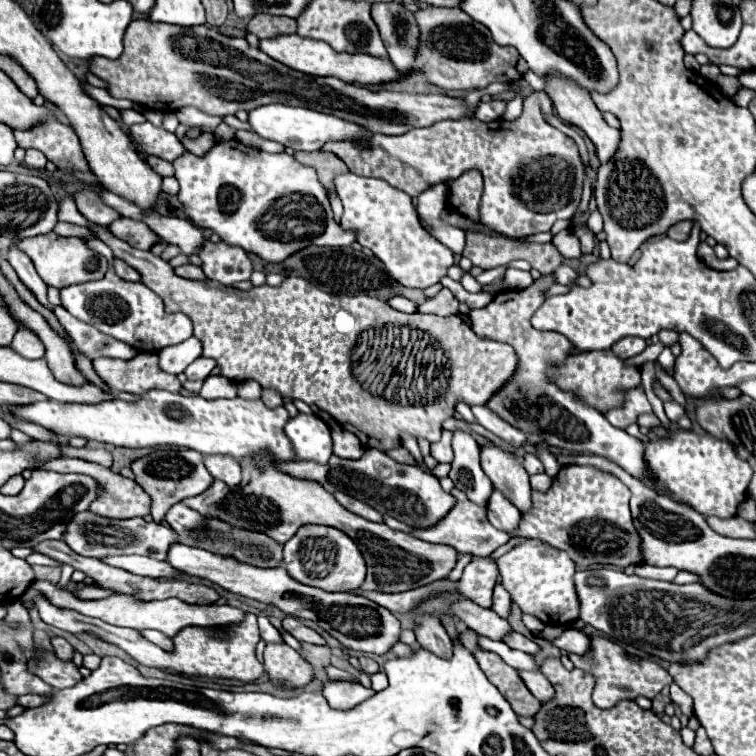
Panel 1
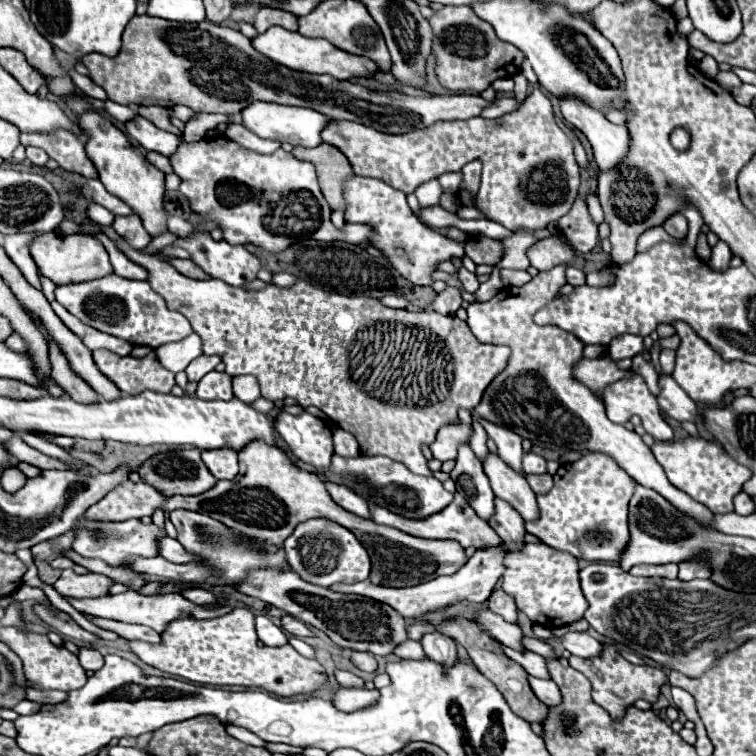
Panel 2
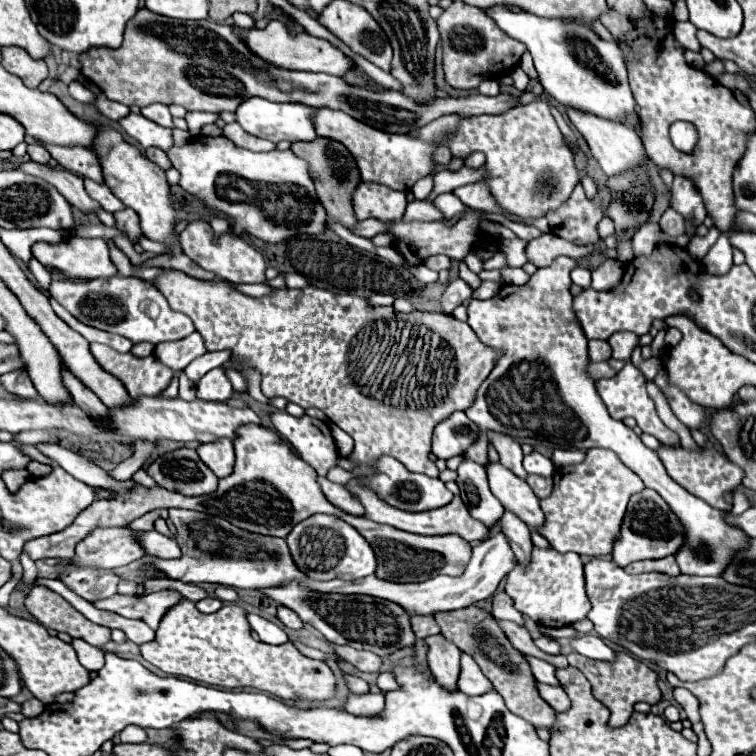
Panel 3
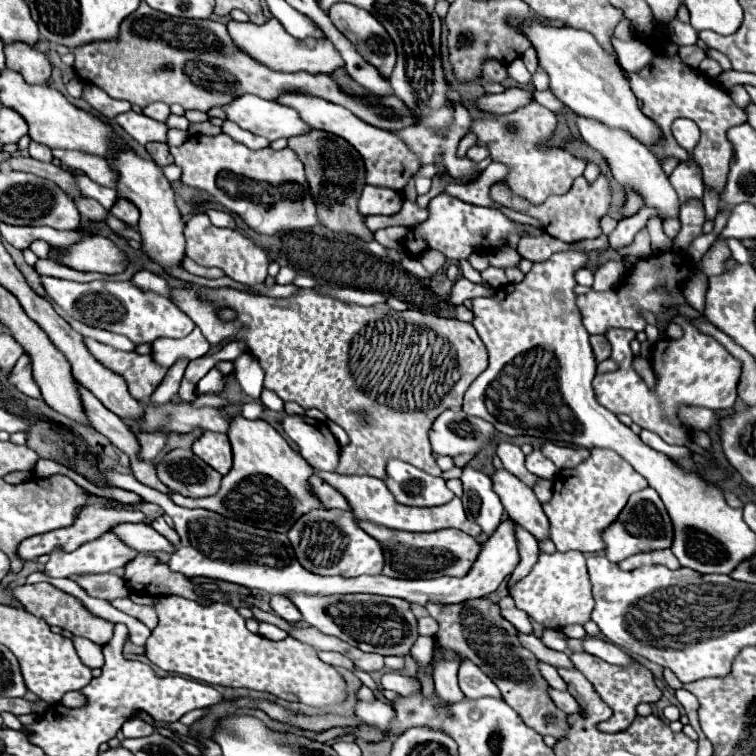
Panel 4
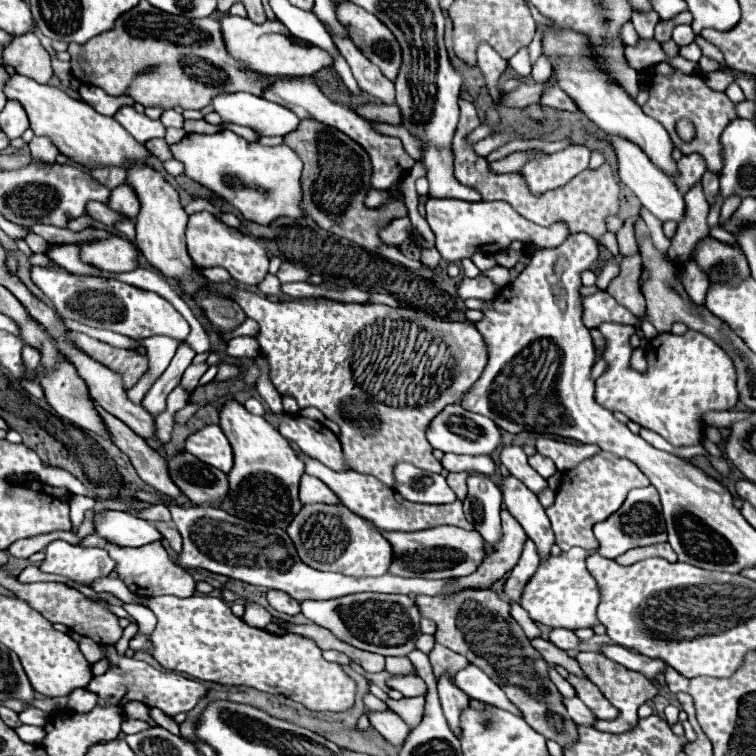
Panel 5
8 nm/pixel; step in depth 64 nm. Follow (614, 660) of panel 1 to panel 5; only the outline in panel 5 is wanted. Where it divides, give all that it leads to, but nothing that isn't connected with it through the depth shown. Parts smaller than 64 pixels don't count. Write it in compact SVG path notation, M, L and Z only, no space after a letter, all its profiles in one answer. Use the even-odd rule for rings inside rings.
M580 652L576 656L576 660L580 662L582 670L586 672L586 676L590 678L590 682L594 682L598 686L598 690L620 710L620 716L612 722L602 722L598 724L596 722L596 728L602 730L602 732L628 732L632 730L636 724L638 724L638 708L656 696L656 686L640 672L634 672L634 670L628 670L624 668L622 664L614 664L614 660L608 660L604 654L596 654L596 652Z

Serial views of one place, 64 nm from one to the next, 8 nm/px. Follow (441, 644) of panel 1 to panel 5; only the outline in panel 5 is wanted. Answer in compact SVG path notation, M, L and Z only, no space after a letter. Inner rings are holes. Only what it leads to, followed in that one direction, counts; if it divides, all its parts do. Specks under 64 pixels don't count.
M446 676L438 680L438 694L440 694L440 702L442 702L444 716L448 720L448 726L460 738L460 716L468 708L468 696Z

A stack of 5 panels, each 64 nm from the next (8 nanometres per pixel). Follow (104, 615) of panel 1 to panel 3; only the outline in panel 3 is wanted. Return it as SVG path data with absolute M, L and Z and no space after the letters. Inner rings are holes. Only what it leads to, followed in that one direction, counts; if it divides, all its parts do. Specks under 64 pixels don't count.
M162 590L162 592L148 594L148 596L122 596L122 594L116 594L112 598L104 598L104 600L98 600L94 604L102 610L110 610L110 612L118 612L126 618L142 620L152 630L156 630L160 618L164 616L164 612L172 604L176 604L178 600L180 600L178 592Z

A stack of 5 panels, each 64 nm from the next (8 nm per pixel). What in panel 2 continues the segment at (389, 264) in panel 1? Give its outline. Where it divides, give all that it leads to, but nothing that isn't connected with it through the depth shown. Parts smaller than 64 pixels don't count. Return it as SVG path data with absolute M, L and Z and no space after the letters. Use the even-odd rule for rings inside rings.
M352 176L344 184L344 200L346 200L346 216L344 216L346 222L362 222L362 224L374 226L374 234L370 236L370 242L388 256L392 266L406 280L410 280L416 286L428 284L428 274L434 272L440 260L464 256L466 240L452 240L444 236L442 232L422 224L412 213L407 202L407 195L394 190L382 180Z

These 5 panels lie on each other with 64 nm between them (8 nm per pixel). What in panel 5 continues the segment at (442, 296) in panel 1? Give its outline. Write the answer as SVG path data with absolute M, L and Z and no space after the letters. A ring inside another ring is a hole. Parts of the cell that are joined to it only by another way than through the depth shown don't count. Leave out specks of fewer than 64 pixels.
M480 274L476 278L464 278L458 294L460 298L468 300L468 298L484 298L484 300L492 300L496 296L496 292L500 292L500 286L494 284L488 276Z

